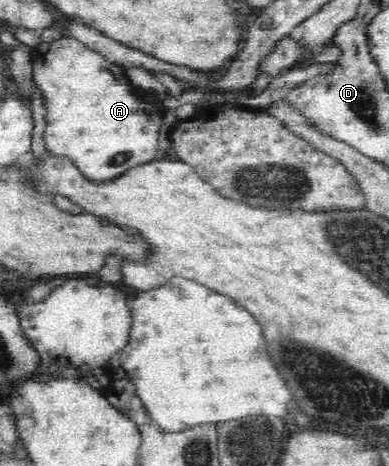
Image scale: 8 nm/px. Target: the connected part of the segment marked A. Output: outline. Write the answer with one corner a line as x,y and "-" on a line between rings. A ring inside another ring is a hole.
69,36
61,37
52,42
42,42
32,50
33,56
33,77
35,83
39,86
39,89
45,96
44,102
47,108
47,126
44,130
44,143
46,149
57,155
66,155
69,159
73,160
73,163
83,172
85,177
88,177
91,181
107,181
119,177
125,170
137,167
137,165
143,165
153,161
157,157
157,151
159,151
158,137
160,132
160,125
163,124
163,117
165,114
165,106
156,104
156,102
150,103
148,98
137,93
137,89
133,89
125,77
125,71
121,69
121,66
117,67
117,64
110,64
105,56
101,53
93,51
88,48
83,42
77,41
75,38

